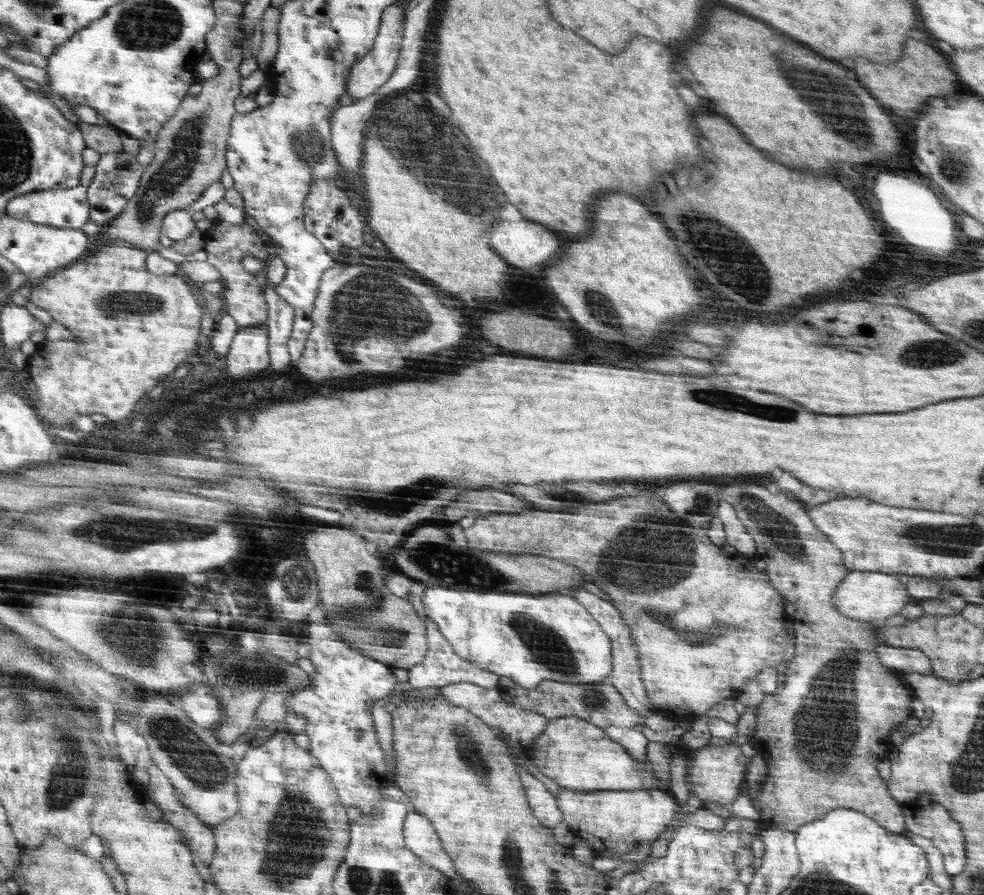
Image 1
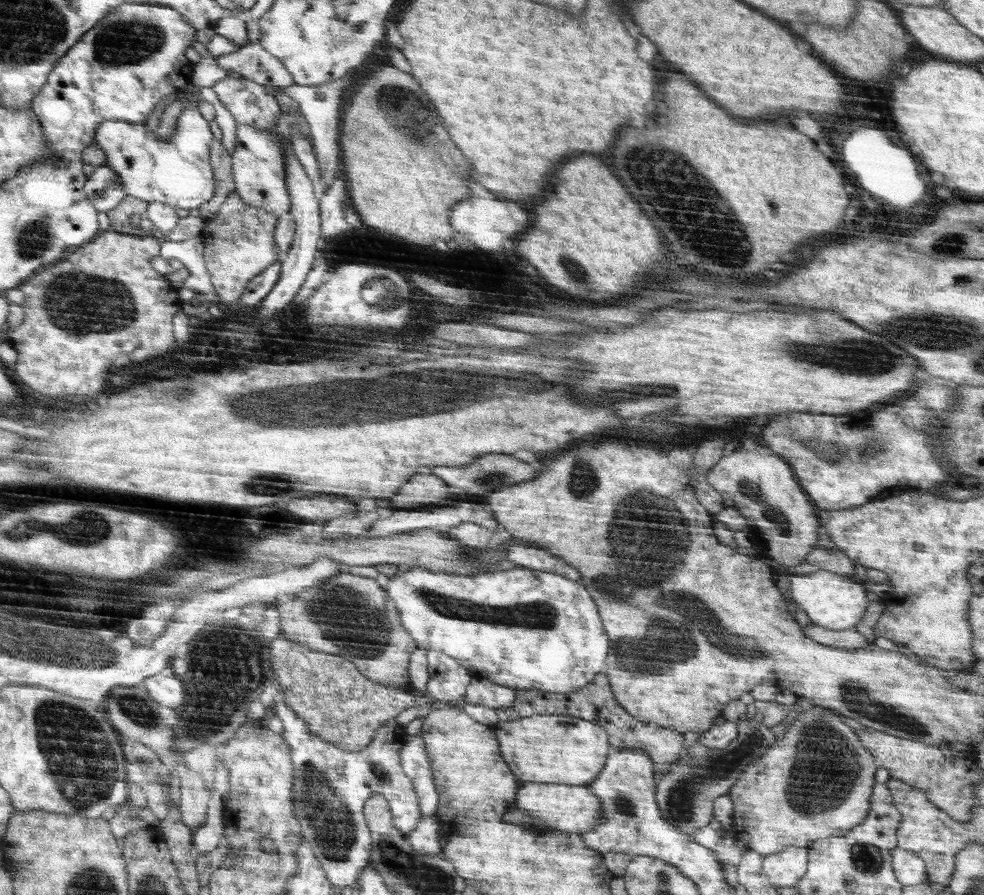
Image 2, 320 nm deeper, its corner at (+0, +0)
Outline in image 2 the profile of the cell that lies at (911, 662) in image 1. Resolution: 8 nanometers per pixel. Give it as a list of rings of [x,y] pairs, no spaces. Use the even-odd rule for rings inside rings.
[[[812,623],[802,626],[802,632],[817,643],[836,648],[861,649],[868,645],[874,645],[872,640],[868,640],[856,632],[854,628],[836,631]]]

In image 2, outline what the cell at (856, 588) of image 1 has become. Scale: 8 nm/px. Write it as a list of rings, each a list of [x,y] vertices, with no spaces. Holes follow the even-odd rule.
[[[820,570],[805,575],[793,575],[791,578],[791,598],[801,606],[815,625],[830,630],[854,628],[864,616],[866,610],[866,590],[858,582],[852,582],[844,575],[828,570]]]

